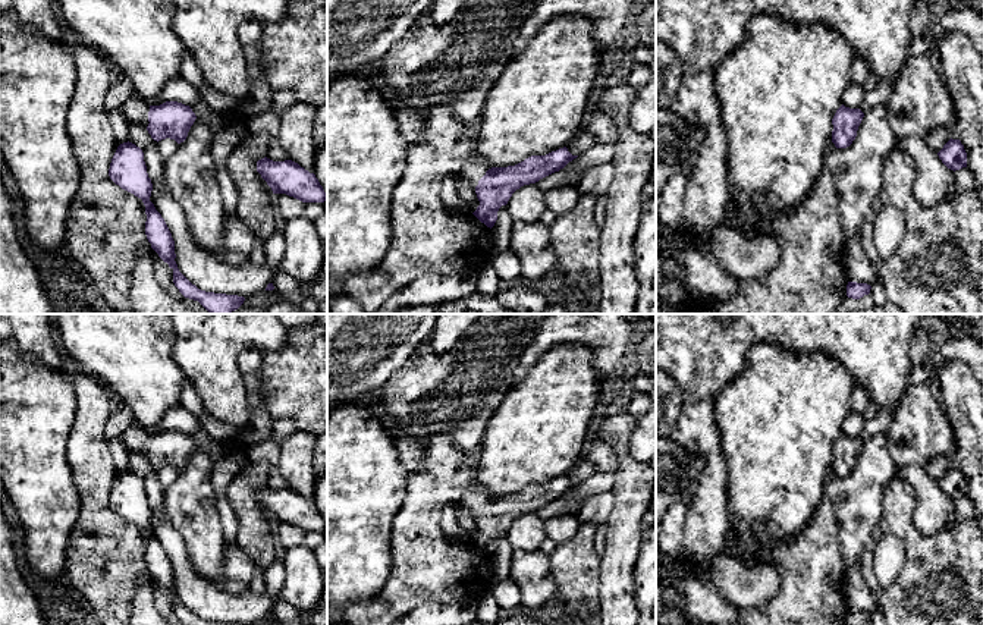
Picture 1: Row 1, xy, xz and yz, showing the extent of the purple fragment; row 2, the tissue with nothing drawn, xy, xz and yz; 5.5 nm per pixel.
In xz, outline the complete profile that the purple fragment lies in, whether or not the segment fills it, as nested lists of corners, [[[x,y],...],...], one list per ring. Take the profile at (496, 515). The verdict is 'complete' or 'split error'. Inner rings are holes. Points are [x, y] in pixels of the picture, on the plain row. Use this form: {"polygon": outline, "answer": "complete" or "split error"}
{"polygon": [[[563,475],[546,484],[531,484],[515,494],[490,496],[474,481],[458,500],[458,509],[475,518],[480,534],[472,543],[492,558],[499,537],[508,533],[516,518],[559,500],[577,486]]], "answer": "split error"}

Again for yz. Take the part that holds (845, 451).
{"polygon": [[[842,433],[836,439],[832,447],[832,471],[836,477],[847,477],[852,472],[863,446],[864,442],[860,437],[849,437]]], "answer": "complete"}

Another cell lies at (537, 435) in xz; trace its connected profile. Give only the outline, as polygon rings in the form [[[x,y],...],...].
[[[562,343],[543,354],[527,377],[506,392],[490,418],[474,453],[474,481],[492,497],[568,475],[581,459],[603,381],[594,351],[582,343]]]

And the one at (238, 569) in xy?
[[[224,544],[222,590],[230,594],[241,594],[249,588],[255,563],[252,558],[236,544]]]

